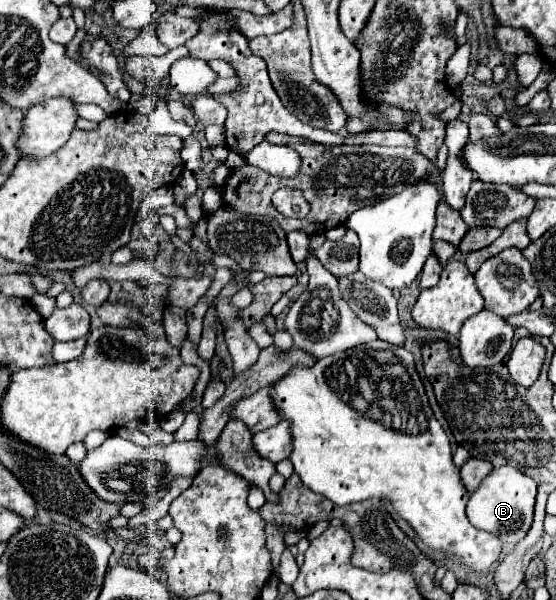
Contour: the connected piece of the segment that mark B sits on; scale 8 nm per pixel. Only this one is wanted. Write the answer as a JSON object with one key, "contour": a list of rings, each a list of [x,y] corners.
{"contour":[[[494,467],[480,487],[470,495],[466,505],[468,521],[480,529],[488,531],[504,543],[518,543],[532,525],[534,513],[534,499],[536,499],[536,483],[528,475],[516,471],[514,467]]]}

